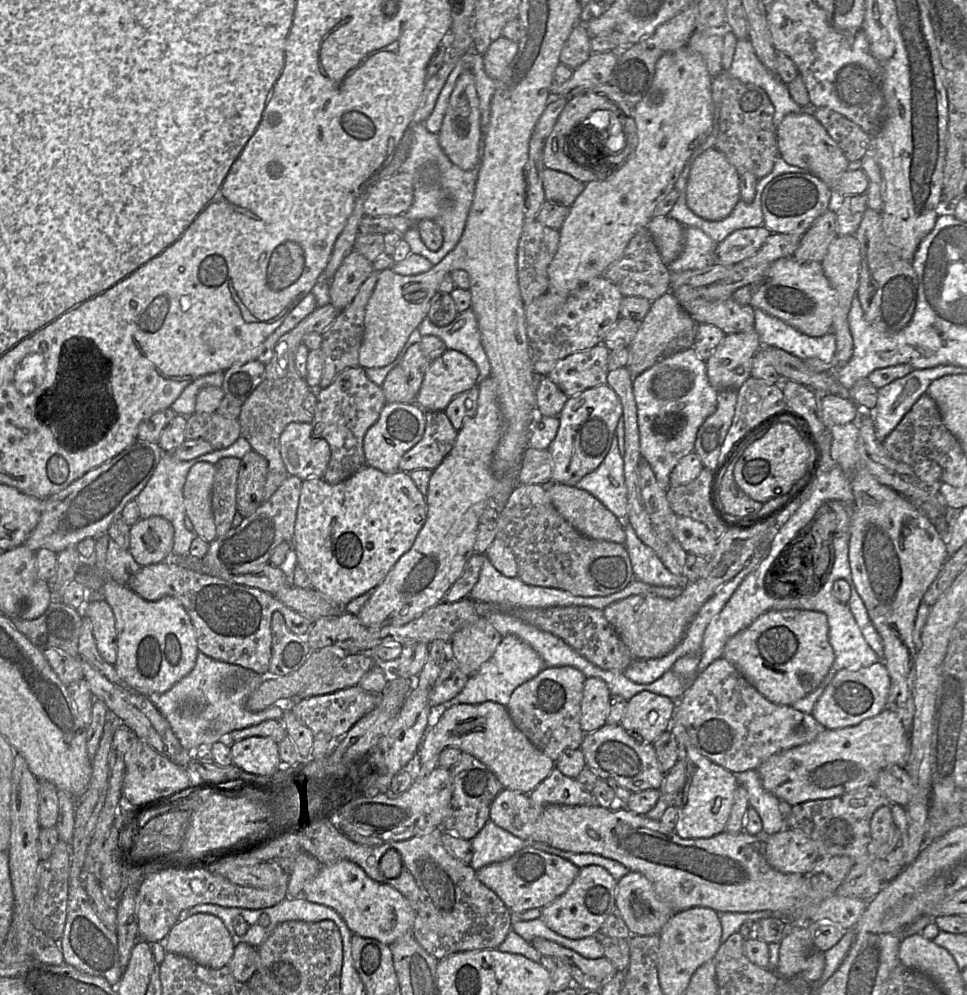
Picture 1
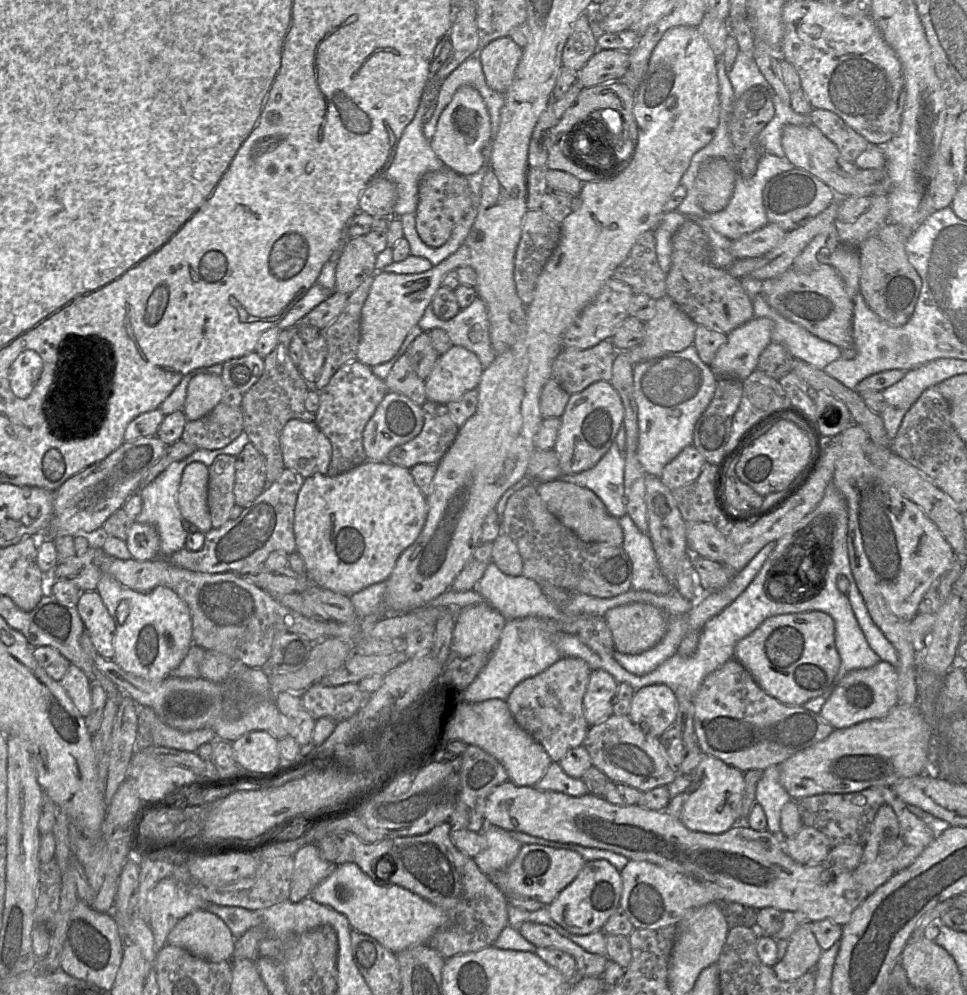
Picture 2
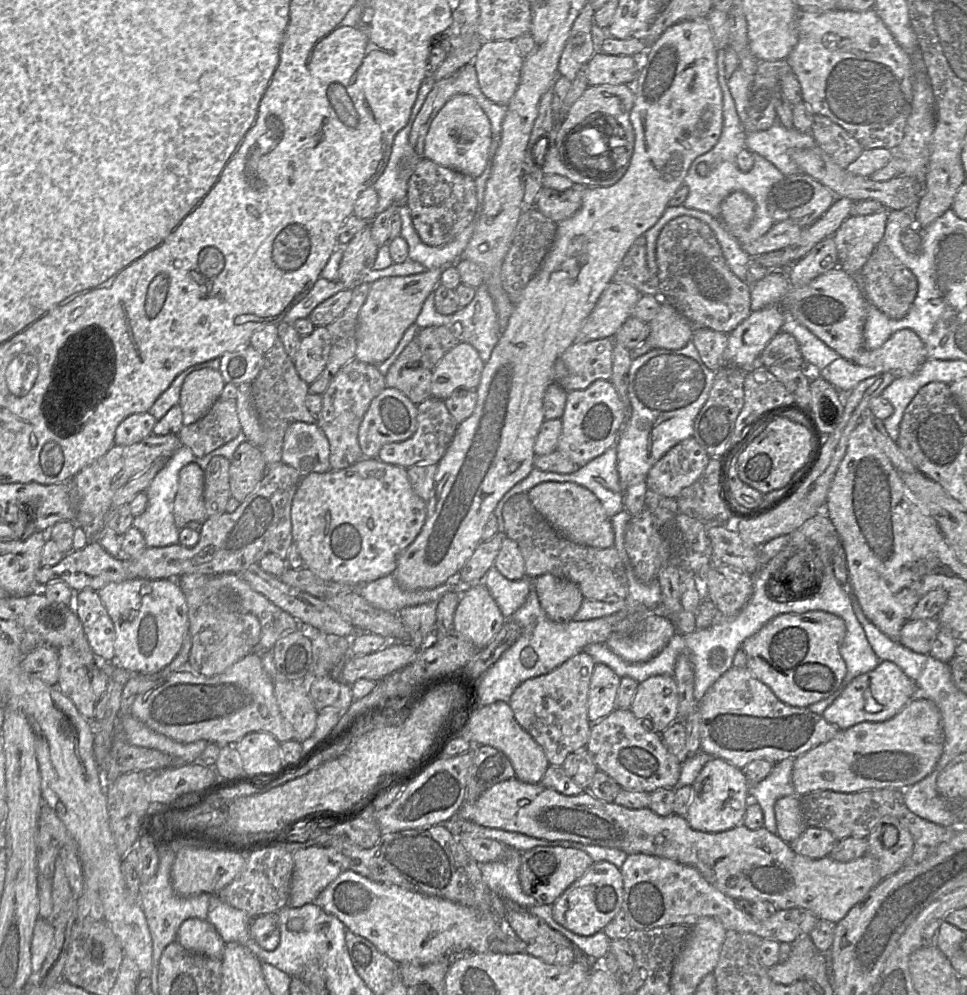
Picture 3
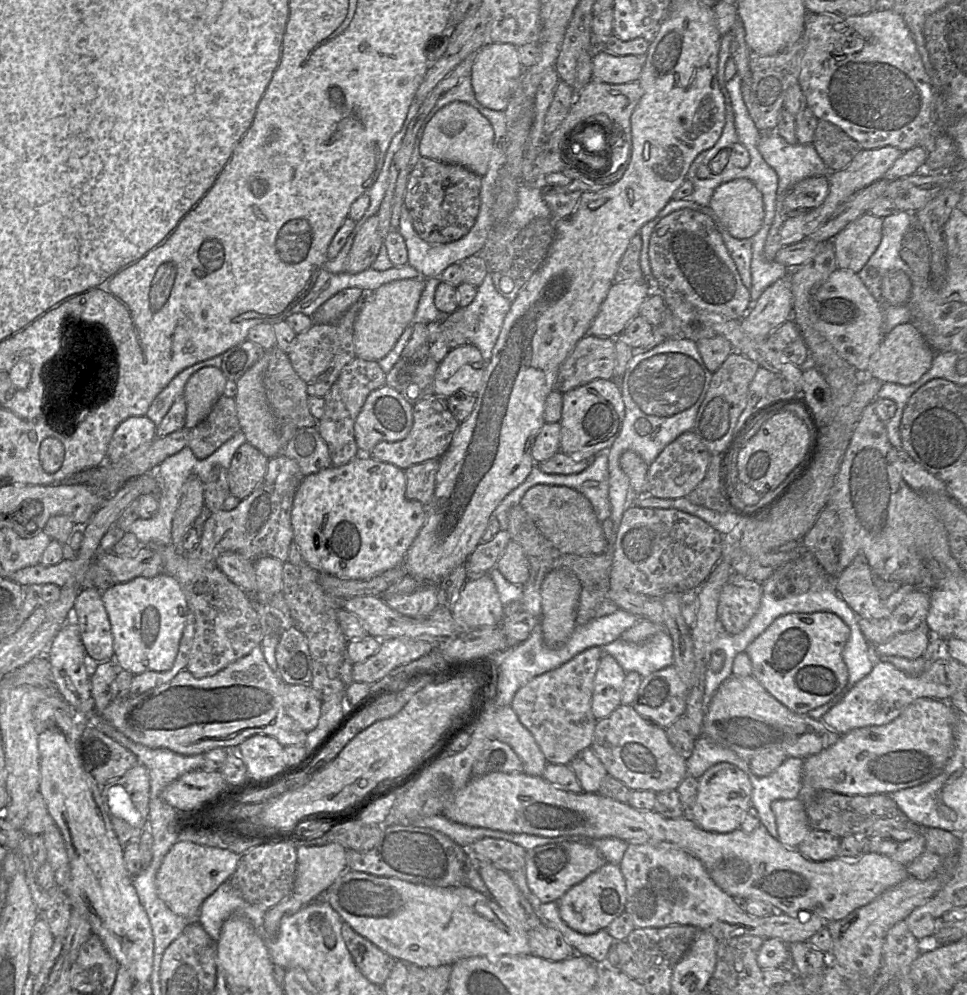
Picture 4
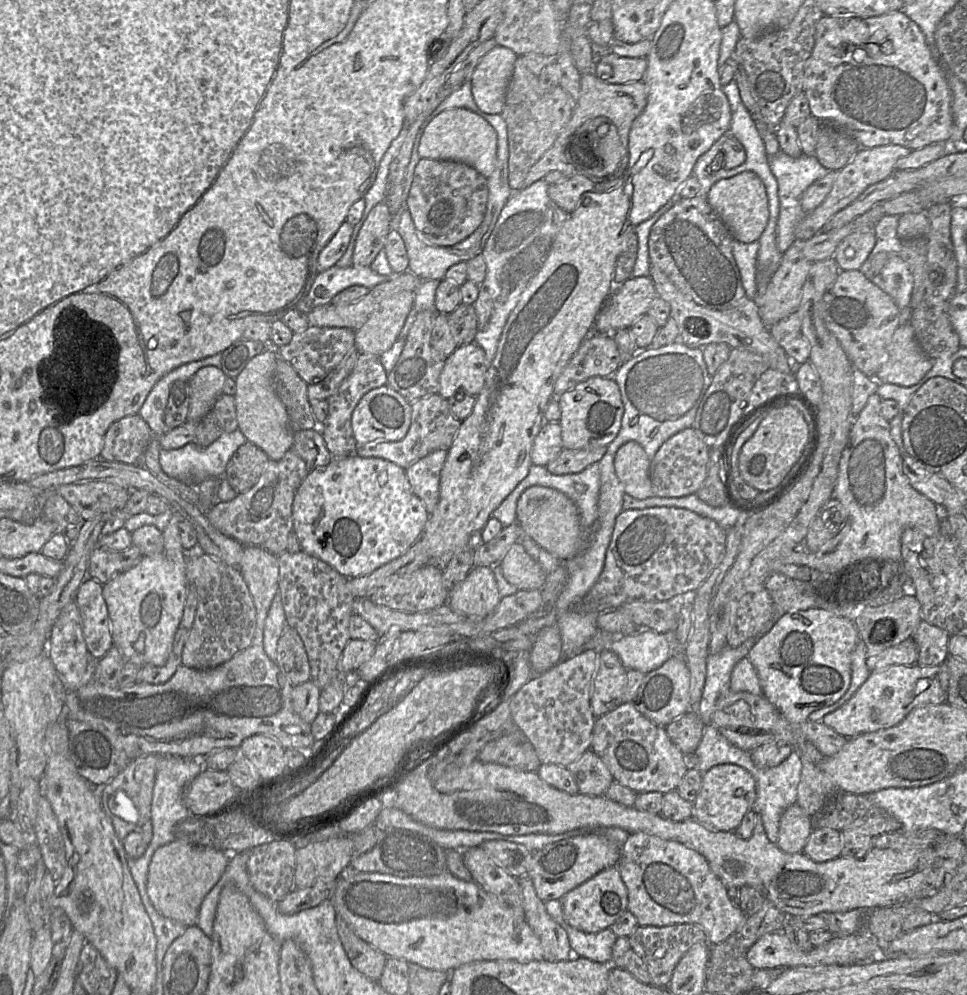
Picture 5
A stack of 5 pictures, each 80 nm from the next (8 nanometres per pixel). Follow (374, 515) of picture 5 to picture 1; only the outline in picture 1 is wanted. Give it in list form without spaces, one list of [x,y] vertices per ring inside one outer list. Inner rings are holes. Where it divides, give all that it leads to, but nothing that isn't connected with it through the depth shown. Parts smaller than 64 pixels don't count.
[[[366,465],[346,480],[334,485],[327,483],[323,478],[310,477],[302,483],[294,526],[293,547],[296,552],[297,562],[305,571],[314,589],[325,595],[334,604],[345,607],[347,603],[354,598],[370,590],[374,590],[384,580],[399,558],[411,549],[417,535],[426,522],[427,509],[426,497],[419,491],[410,477],[410,474],[400,470],[392,474],[386,474],[376,468]]]

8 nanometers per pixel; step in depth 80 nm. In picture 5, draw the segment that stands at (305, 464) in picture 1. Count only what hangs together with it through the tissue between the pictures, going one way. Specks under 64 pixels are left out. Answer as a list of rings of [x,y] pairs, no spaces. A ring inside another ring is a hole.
[[[318,427],[295,432],[292,450],[302,458],[309,471],[326,466],[333,459]]]

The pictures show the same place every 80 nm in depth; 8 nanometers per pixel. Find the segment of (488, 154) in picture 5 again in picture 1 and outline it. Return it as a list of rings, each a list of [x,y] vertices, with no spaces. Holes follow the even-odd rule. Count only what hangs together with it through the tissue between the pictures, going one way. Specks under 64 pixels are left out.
[[[468,69],[462,71],[451,92],[447,110],[438,135],[438,142],[449,160],[462,170],[473,169],[478,162],[478,149],[481,137],[479,98],[475,78]]]

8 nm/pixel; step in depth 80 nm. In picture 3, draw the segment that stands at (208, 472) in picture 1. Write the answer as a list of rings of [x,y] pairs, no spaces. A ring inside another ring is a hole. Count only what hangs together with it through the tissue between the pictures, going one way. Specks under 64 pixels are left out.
[[[196,463],[179,472],[179,487],[174,501],[174,520],[179,530],[190,521],[203,523],[207,518],[204,503],[205,473]]]

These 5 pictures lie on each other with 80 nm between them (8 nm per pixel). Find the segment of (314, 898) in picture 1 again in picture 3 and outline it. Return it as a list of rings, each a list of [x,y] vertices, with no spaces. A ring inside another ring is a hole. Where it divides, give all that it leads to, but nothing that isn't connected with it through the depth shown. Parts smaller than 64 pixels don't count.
[[[342,870],[313,902],[327,913],[336,916],[354,934],[369,940],[381,953],[397,964],[426,965],[442,958],[452,958],[468,953],[489,951],[489,937],[497,929],[493,913],[479,913],[475,909],[450,900],[410,891],[394,884],[375,882],[352,870]]]

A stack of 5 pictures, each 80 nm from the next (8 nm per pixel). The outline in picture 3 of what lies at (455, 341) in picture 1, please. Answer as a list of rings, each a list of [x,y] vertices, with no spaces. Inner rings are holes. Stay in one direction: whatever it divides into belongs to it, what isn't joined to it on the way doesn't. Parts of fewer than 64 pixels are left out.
[[[484,283],[475,289],[475,295],[468,305],[459,308],[456,312],[450,315],[442,315],[436,311],[432,291],[424,301],[414,324],[420,329],[438,326],[451,328],[461,343],[470,344],[478,352],[483,363],[486,363],[489,360],[491,352],[497,344],[501,333],[493,300]]]

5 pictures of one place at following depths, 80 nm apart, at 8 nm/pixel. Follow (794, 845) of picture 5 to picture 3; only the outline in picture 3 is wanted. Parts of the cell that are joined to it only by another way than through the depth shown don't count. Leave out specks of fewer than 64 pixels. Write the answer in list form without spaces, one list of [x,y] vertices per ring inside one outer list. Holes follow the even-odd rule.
[[[786,796],[774,805],[778,836],[786,843],[795,841],[806,829],[802,815],[800,797]]]

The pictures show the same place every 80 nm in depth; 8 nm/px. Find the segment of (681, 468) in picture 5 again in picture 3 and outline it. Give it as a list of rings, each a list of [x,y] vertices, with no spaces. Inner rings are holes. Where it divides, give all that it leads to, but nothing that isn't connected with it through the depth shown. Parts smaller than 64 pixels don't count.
[[[694,436],[672,447],[648,472],[646,485],[648,490],[667,499],[675,499],[680,492],[694,484],[707,467],[710,456],[699,445]]]

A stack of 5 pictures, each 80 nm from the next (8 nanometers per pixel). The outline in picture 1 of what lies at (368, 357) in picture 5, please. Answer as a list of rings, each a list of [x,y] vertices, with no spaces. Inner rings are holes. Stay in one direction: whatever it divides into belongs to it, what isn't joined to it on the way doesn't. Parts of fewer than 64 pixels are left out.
[[[360,366],[345,369],[328,387],[315,391],[317,404],[313,416],[313,433],[329,444],[331,457],[323,479],[334,485],[367,465],[363,450],[364,436],[378,420],[387,402],[382,388],[373,383]]]

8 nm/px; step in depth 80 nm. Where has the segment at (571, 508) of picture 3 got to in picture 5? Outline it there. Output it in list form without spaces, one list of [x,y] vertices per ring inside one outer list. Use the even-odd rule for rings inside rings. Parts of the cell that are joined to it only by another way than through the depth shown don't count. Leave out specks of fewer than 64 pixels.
[[[538,485],[528,487],[517,501],[516,522],[523,533],[560,561],[571,559],[586,548],[587,537],[580,526],[576,504],[554,488]]]

